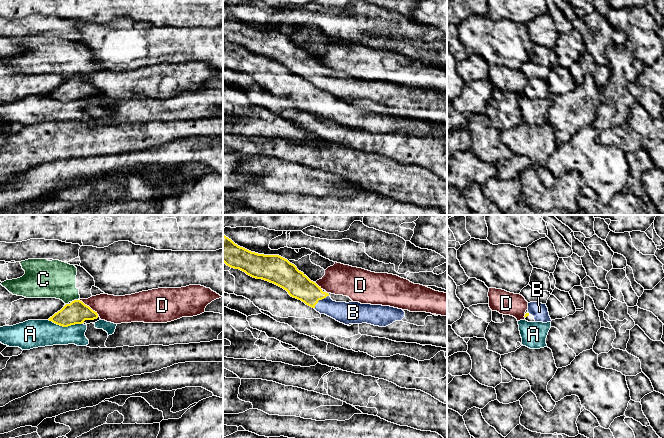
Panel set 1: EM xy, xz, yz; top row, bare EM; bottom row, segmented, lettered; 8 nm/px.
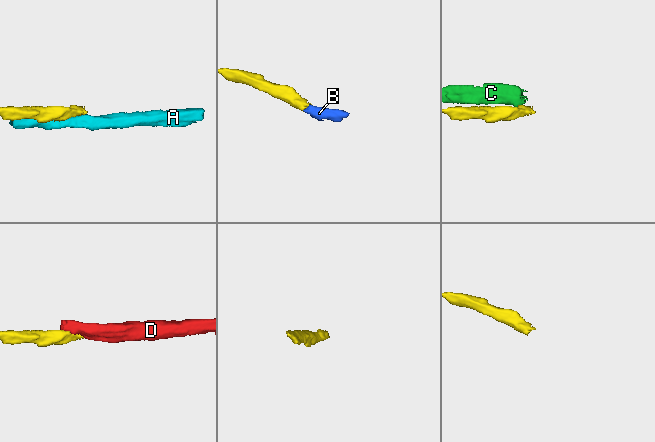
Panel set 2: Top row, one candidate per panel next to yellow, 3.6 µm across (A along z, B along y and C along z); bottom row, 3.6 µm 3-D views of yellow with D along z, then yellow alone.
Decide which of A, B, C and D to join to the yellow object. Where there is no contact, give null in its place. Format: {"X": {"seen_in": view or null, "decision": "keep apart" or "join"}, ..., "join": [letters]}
{"A": {"seen_in": "xy", "decision": "keep apart"}, "B": {"seen_in": "xz", "decision": "join"}, "C": {"seen_in": "xy", "decision": "keep apart"}, "D": {"seen_in": "xy", "decision": "keep apart"}, "join": ["B"]}

